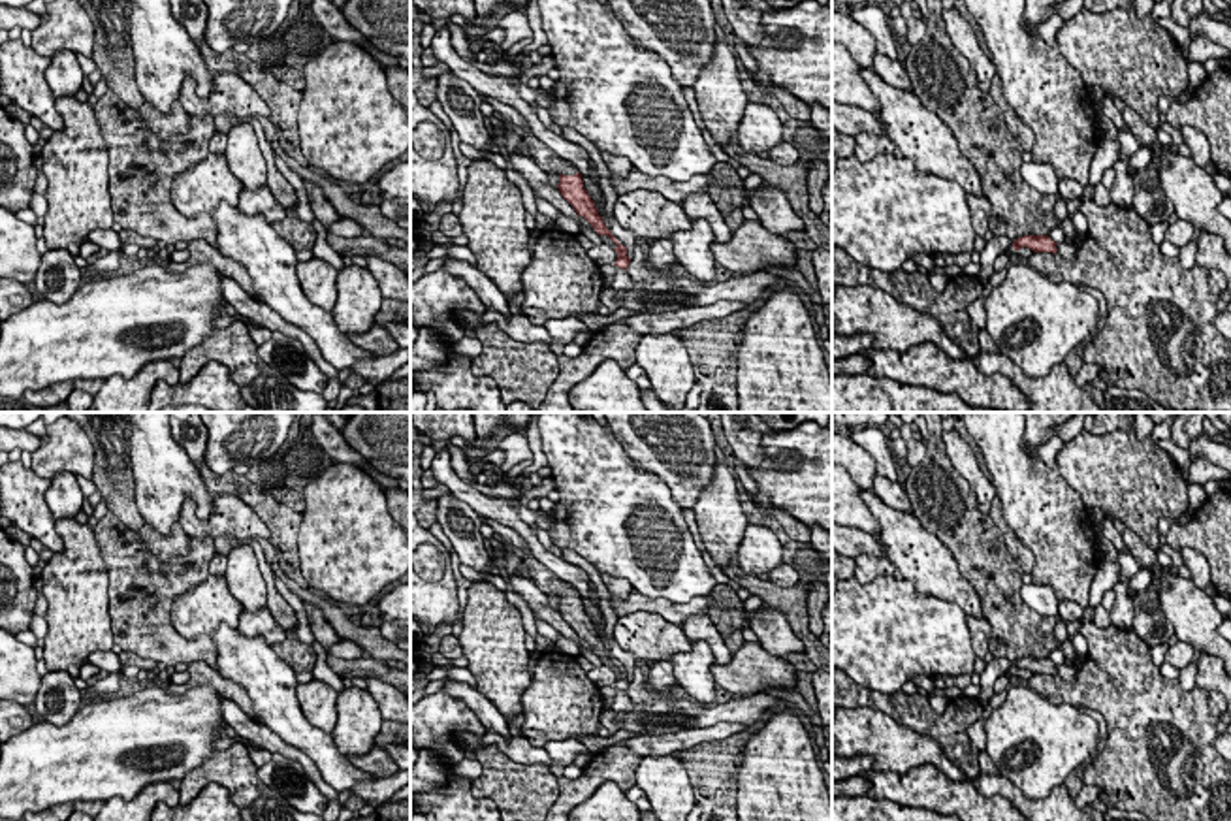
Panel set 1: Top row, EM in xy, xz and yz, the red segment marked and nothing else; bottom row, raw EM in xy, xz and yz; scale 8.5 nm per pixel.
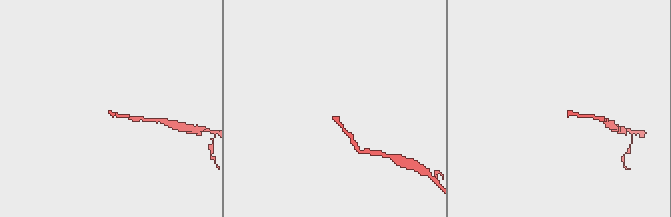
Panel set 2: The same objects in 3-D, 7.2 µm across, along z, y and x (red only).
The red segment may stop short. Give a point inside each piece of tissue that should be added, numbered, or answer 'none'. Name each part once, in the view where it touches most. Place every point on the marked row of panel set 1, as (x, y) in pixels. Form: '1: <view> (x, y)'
1: xz (548, 160)

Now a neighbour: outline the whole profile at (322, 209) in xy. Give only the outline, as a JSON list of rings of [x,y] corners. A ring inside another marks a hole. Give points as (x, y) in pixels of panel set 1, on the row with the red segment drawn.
[[[301,179],[307,196],[309,196],[309,205],[314,213],[314,218],[322,222],[326,228],[331,226],[333,222],[341,220],[341,215],[333,209],[333,205],[326,200],[324,192],[311,181]]]

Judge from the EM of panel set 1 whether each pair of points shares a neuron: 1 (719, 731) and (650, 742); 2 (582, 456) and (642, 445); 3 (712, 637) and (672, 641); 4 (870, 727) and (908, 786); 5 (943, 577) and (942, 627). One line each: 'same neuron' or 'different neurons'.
1: same neuron
2: different neurons
3: different neurons
4: different neurons
5: different neurons

